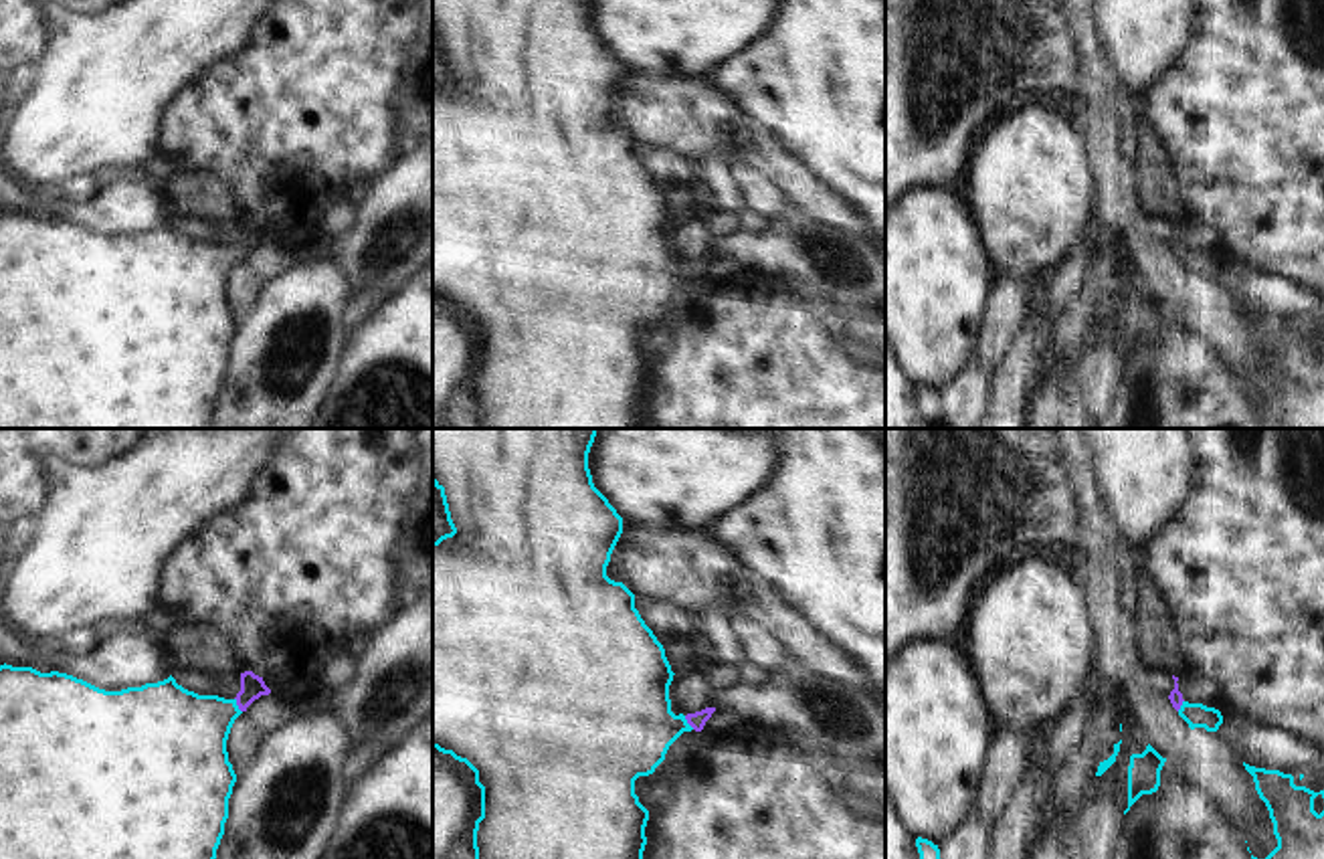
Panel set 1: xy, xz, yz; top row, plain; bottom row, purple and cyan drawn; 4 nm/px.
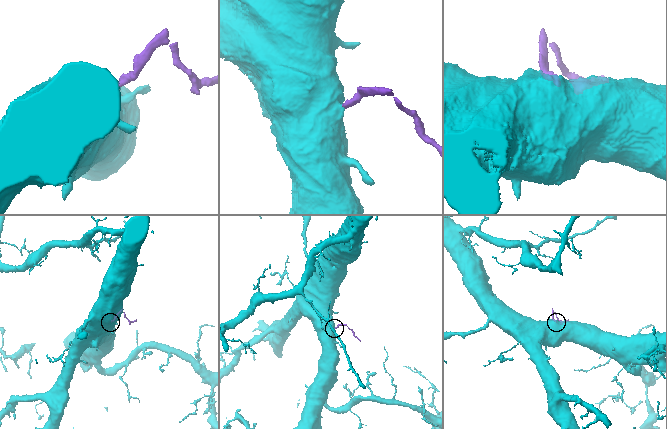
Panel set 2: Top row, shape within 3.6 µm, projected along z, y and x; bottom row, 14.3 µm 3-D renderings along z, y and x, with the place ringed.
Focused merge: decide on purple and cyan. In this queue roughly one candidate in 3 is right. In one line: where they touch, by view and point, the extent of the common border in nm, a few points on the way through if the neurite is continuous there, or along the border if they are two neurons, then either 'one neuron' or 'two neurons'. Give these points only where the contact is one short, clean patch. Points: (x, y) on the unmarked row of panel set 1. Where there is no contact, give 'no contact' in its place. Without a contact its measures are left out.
meets purple in xy at (237, 251); contact 70 nm long; runs through xy (251, 233), (237, 251), (182, 281); one neuron

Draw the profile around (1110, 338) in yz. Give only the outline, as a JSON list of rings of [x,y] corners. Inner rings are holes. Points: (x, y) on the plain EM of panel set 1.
[[[1132,261],[1122,265],[1122,291],[1116,309],[1085,329],[1081,338],[1083,358],[1077,366],[1079,388],[1087,414],[1102,422],[1114,402],[1114,392],[1126,374],[1128,313],[1132,301],[1142,301],[1148,289]]]

